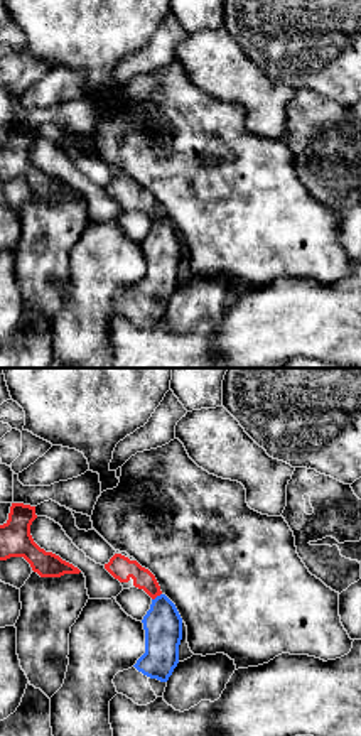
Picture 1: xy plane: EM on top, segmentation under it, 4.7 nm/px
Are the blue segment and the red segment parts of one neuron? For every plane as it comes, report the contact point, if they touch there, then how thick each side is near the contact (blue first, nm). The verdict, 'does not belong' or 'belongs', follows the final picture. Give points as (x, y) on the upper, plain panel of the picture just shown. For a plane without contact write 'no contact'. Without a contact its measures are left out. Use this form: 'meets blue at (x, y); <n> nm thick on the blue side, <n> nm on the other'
meets blue at (157, 218); 190 nm thick on the blue side, 110 nm on the other

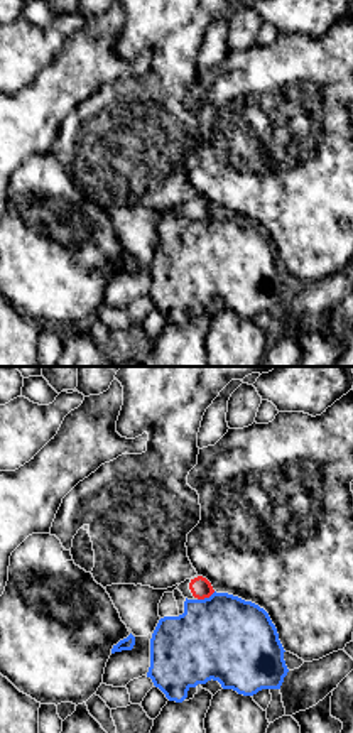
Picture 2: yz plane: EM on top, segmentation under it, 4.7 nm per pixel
meets blue at (206, 220); 400 nm thick on the blue side, 100 nm on the other

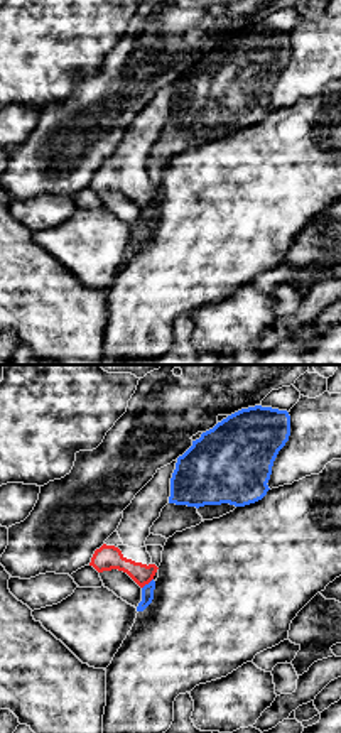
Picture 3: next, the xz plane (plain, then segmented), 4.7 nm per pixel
meets blue at (149, 205); 60 nm thick on the blue side, 120 nm on the other

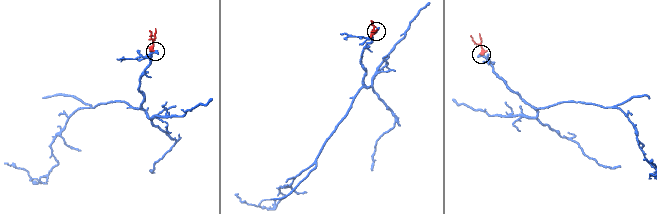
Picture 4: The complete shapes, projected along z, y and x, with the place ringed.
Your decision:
belongs

